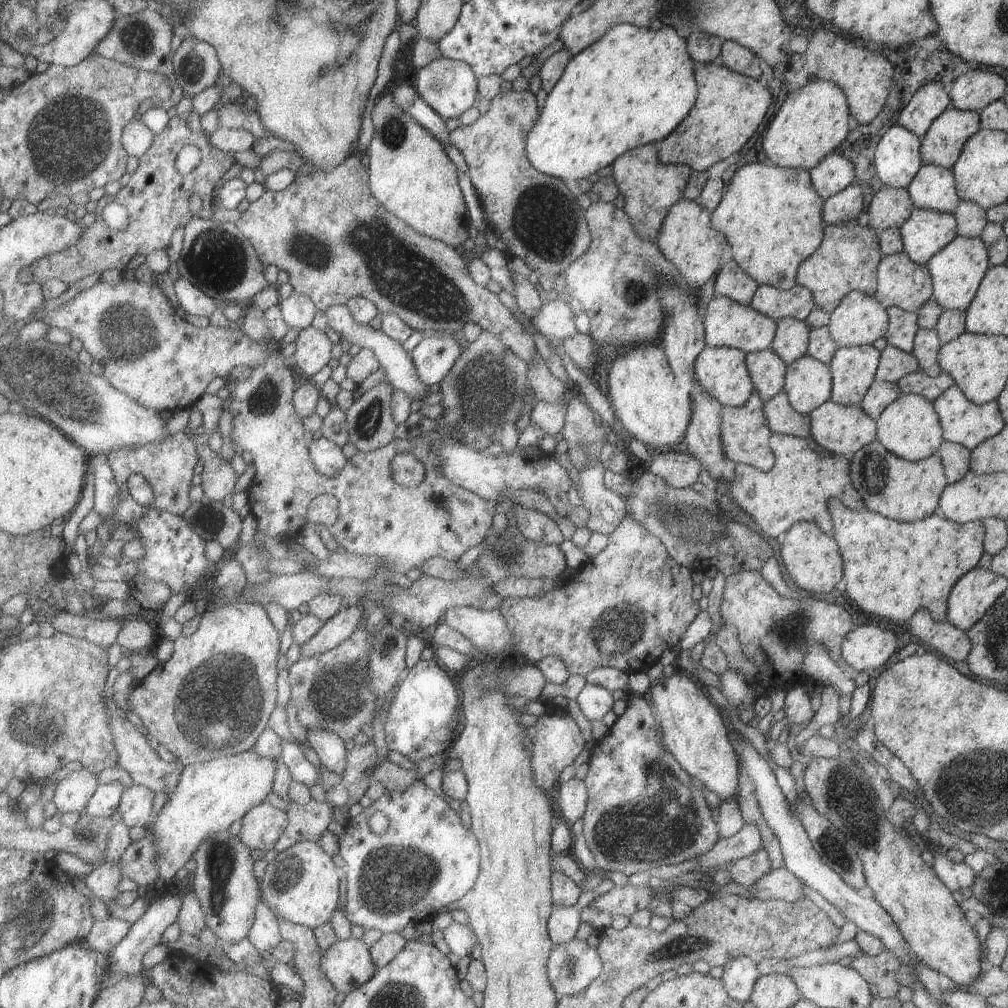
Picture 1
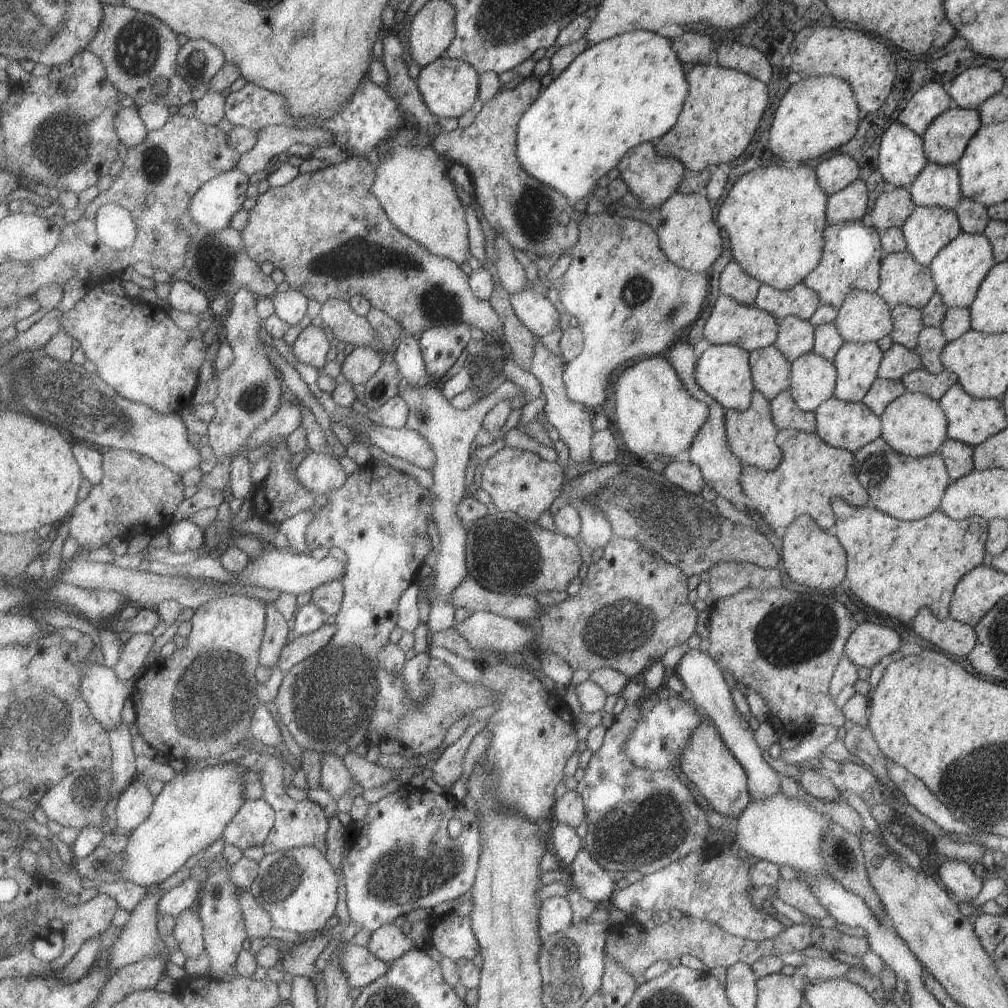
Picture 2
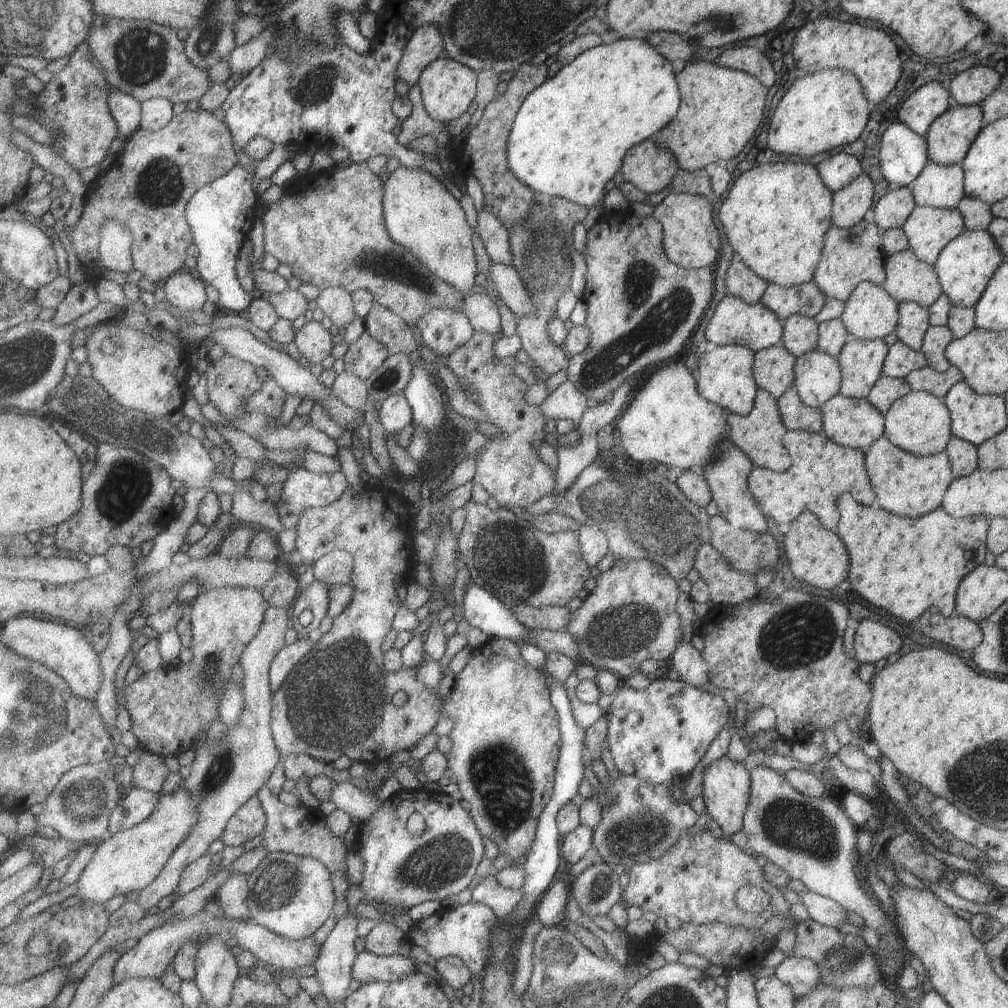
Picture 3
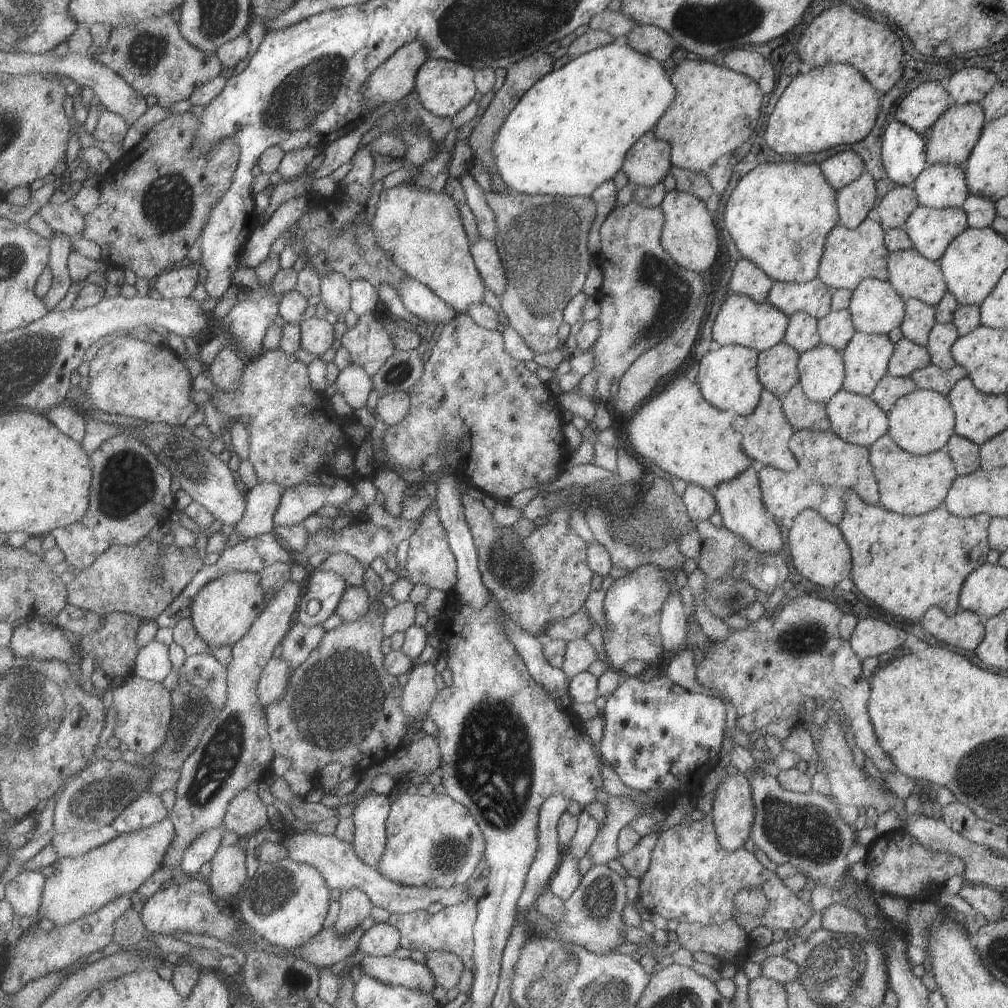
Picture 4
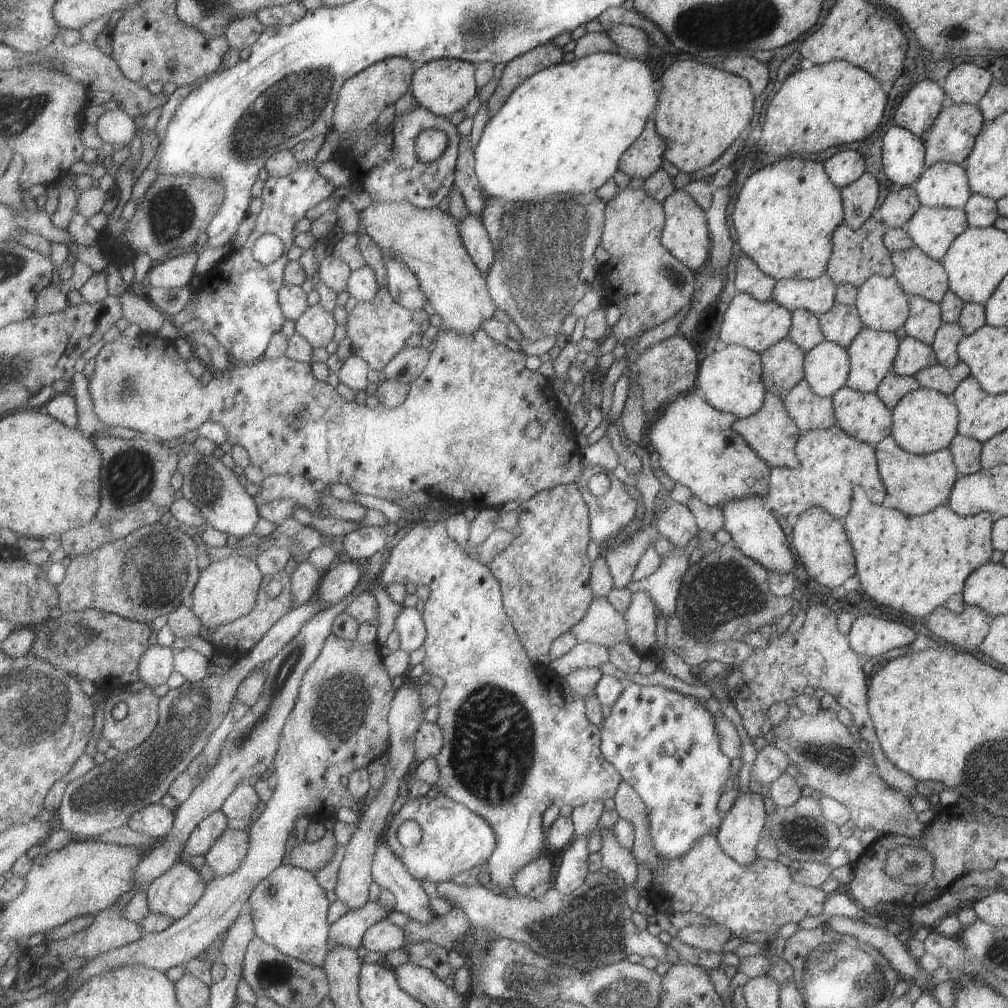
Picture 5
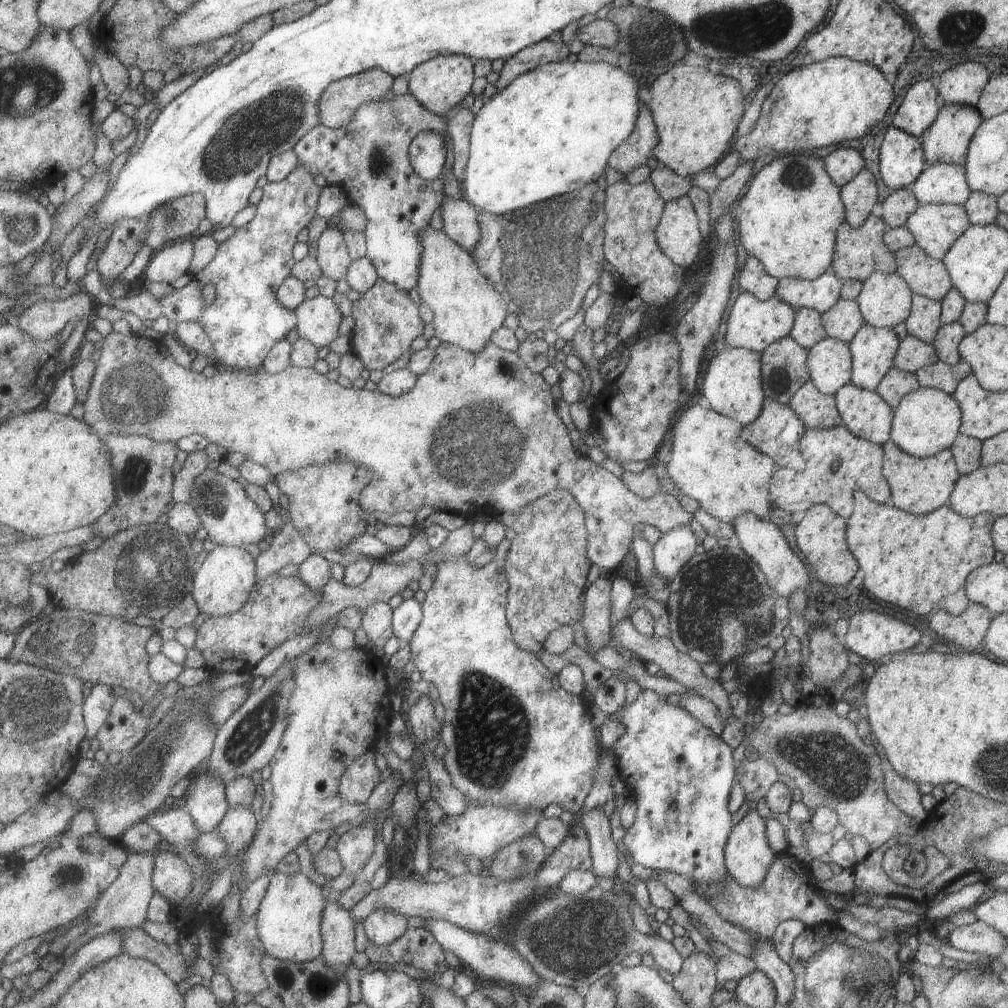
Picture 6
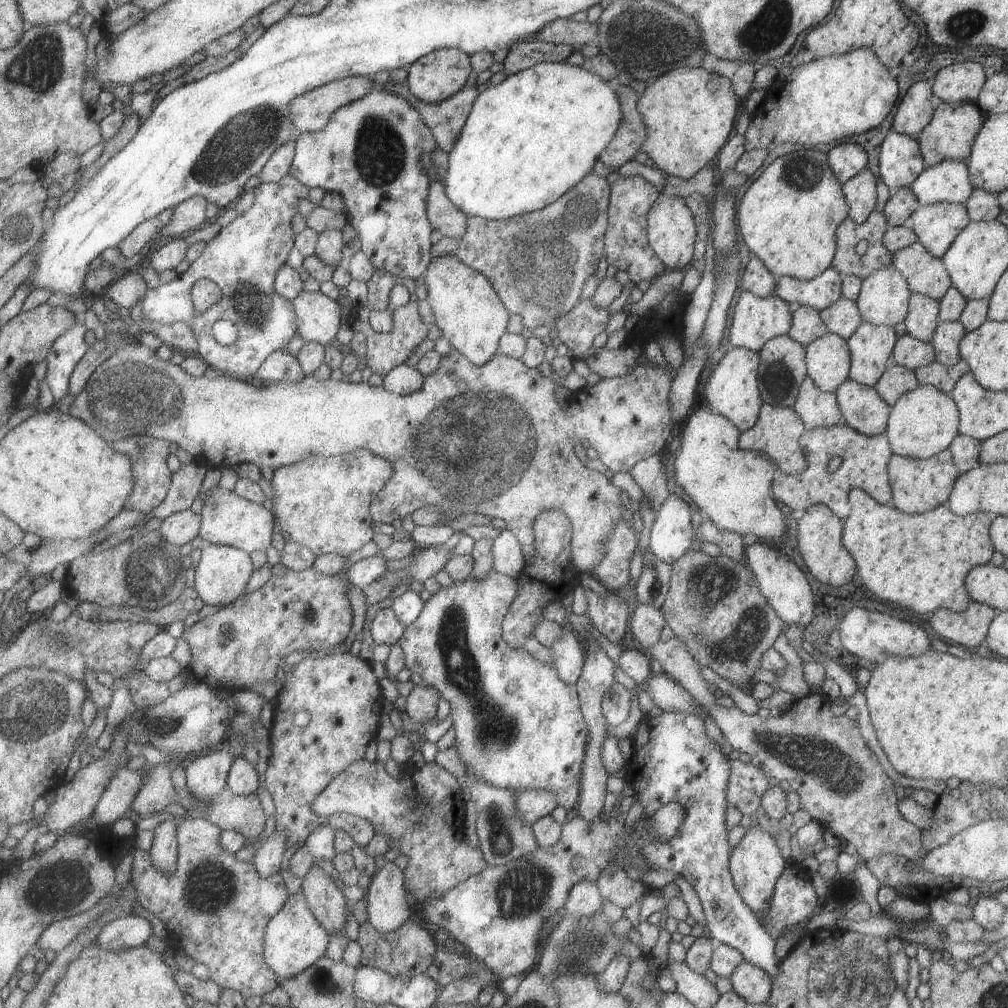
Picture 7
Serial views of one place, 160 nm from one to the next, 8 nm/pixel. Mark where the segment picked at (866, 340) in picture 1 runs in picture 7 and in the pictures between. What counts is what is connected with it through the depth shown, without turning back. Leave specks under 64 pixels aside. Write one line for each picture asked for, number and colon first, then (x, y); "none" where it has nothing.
2: (863, 317)
3: (869, 312)
4: (875, 308)
5: (881, 304)
6: (884, 299)
7: (883, 298)

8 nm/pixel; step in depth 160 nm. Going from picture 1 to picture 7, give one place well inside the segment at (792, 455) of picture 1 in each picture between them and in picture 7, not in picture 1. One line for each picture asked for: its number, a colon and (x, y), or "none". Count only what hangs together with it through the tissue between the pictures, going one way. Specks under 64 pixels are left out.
2: (810, 473)
3: (820, 470)
4: (827, 466)
5: (831, 463)
6: (860, 467)
7: (864, 458)

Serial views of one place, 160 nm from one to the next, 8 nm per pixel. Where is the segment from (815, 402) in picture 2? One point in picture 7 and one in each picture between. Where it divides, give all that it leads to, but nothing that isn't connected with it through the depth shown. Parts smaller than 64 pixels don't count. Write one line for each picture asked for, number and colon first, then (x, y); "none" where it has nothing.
3: (816, 375)
4: (820, 369)
5: (826, 365)
6: (829, 364)
7: (827, 358)

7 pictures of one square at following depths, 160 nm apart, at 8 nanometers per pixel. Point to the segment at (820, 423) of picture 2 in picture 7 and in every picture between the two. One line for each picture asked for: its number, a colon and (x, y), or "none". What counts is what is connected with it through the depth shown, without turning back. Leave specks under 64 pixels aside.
3: (855, 423)
4: (856, 419)
5: (862, 416)
6: (863, 412)
7: (862, 409)

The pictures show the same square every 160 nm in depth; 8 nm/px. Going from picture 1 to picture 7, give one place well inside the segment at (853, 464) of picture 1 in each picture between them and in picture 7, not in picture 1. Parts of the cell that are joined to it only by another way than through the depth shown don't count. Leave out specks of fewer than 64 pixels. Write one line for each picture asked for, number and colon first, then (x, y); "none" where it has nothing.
2: (907, 488)
3: (904, 484)
4: (908, 484)
5: (915, 484)
6: (917, 485)
7: (918, 485)

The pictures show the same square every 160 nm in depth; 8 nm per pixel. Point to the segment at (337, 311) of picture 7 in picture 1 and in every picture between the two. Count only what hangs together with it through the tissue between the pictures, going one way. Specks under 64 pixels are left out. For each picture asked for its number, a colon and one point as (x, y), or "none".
1: (313, 347)
2: (312, 346)
3: (314, 341)
4: (318, 334)
5: (318, 326)
6: (319, 318)

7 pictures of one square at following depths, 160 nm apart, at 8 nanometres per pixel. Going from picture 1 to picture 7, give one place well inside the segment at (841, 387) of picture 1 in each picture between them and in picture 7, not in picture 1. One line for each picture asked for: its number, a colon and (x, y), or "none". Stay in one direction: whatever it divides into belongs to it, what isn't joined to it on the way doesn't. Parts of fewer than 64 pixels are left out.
2: (856, 364)
3: (860, 361)
4: (865, 357)
5: (871, 353)
6: (872, 349)
7: (870, 346)

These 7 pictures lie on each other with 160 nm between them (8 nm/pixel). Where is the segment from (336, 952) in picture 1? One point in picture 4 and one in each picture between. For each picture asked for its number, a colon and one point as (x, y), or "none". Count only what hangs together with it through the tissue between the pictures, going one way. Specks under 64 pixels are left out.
2: (362, 967)
3: (368, 967)
4: (392, 970)

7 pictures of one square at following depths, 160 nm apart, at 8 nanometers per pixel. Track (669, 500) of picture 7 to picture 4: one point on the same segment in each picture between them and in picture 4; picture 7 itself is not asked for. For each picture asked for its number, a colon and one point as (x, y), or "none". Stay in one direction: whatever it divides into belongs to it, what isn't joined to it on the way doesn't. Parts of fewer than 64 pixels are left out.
4: (672, 627)
5: (663, 584)
6: (673, 549)

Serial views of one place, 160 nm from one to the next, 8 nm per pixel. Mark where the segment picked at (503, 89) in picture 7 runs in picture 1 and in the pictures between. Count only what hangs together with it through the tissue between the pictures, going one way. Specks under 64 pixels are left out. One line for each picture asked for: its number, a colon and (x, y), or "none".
1: (633, 86)
2: (630, 88)
3: (568, 138)
4: (568, 133)
5: (563, 130)
6: (550, 132)

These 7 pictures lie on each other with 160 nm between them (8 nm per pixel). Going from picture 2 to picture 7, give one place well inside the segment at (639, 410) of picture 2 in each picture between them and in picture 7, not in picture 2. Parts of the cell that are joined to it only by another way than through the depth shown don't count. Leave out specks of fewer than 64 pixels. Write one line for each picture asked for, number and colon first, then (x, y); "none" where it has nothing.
3: (667, 420)
4: (678, 430)
5: (696, 448)
6: (708, 461)
7: (730, 486)

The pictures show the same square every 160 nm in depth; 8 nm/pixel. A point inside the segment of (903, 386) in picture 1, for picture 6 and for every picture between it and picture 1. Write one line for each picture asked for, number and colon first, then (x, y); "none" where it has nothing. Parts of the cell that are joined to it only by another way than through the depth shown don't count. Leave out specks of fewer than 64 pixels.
2: (920, 381)
3: (926, 379)
4: (931, 377)
5: (937, 377)
6: (943, 377)

